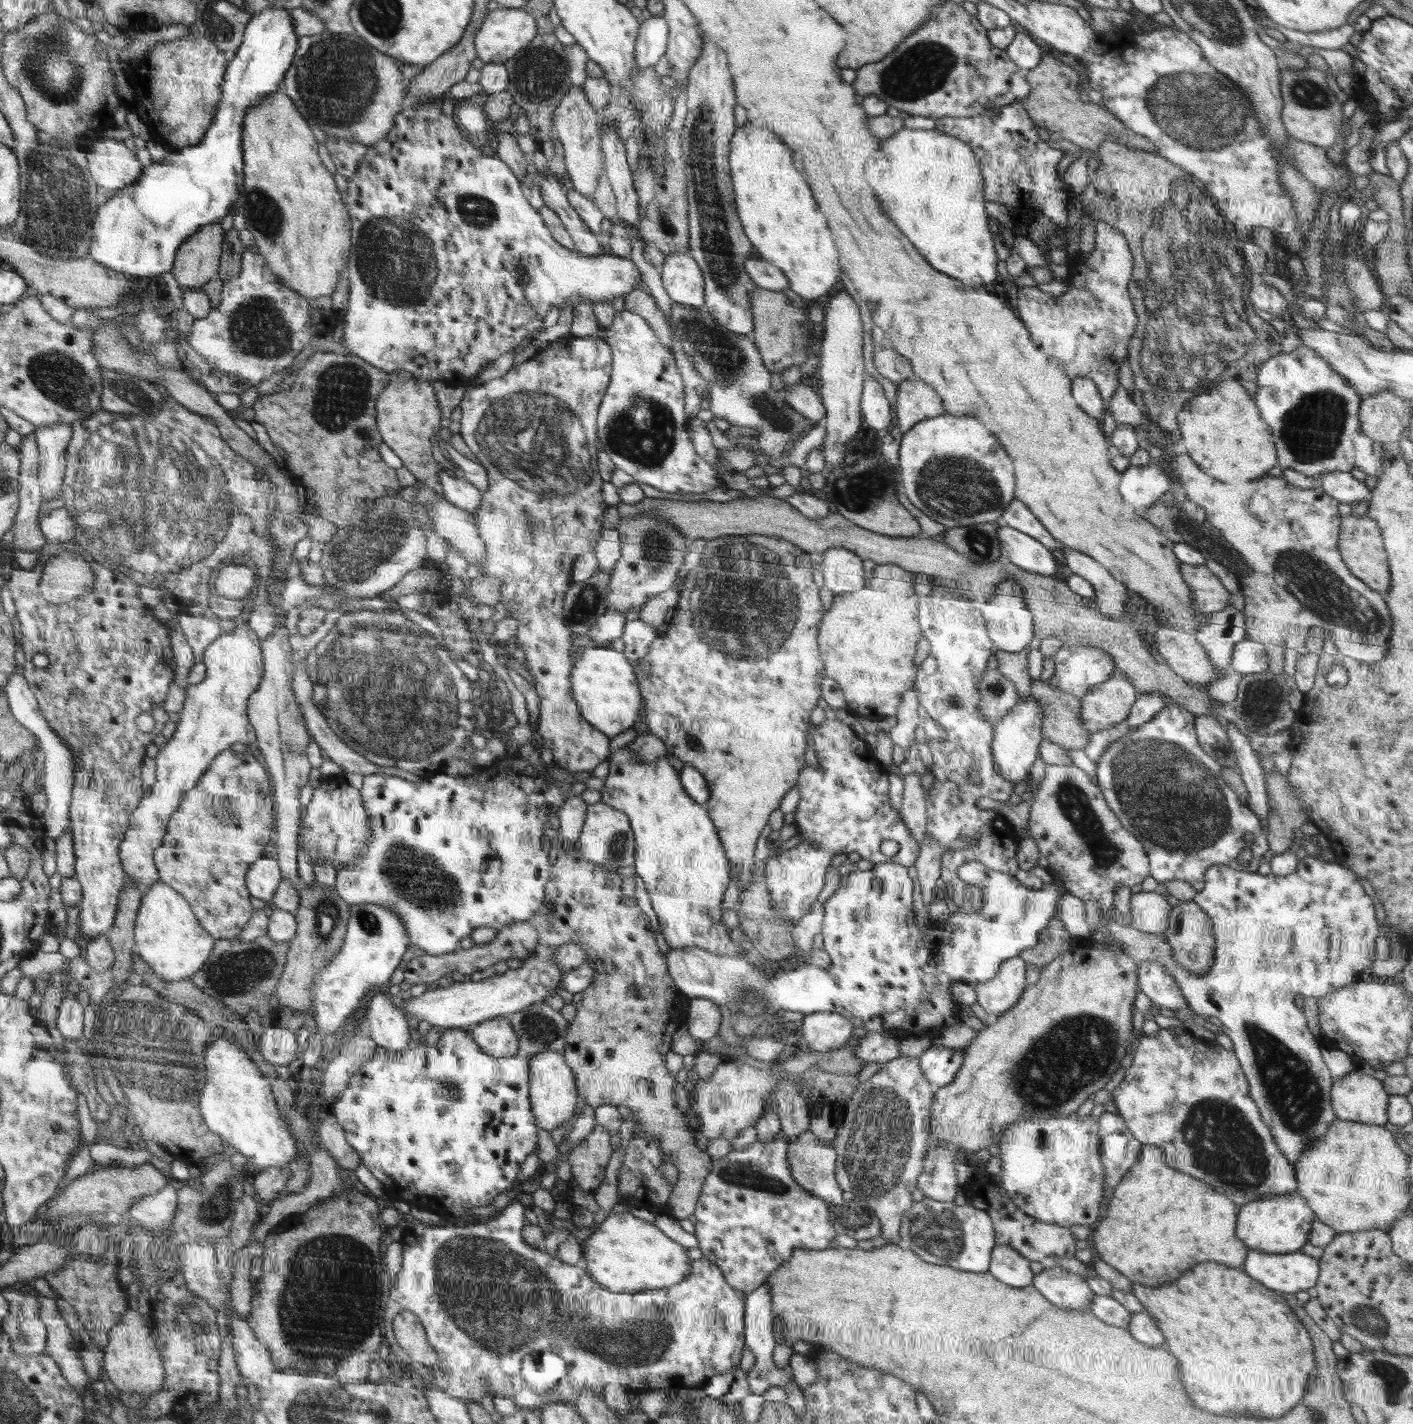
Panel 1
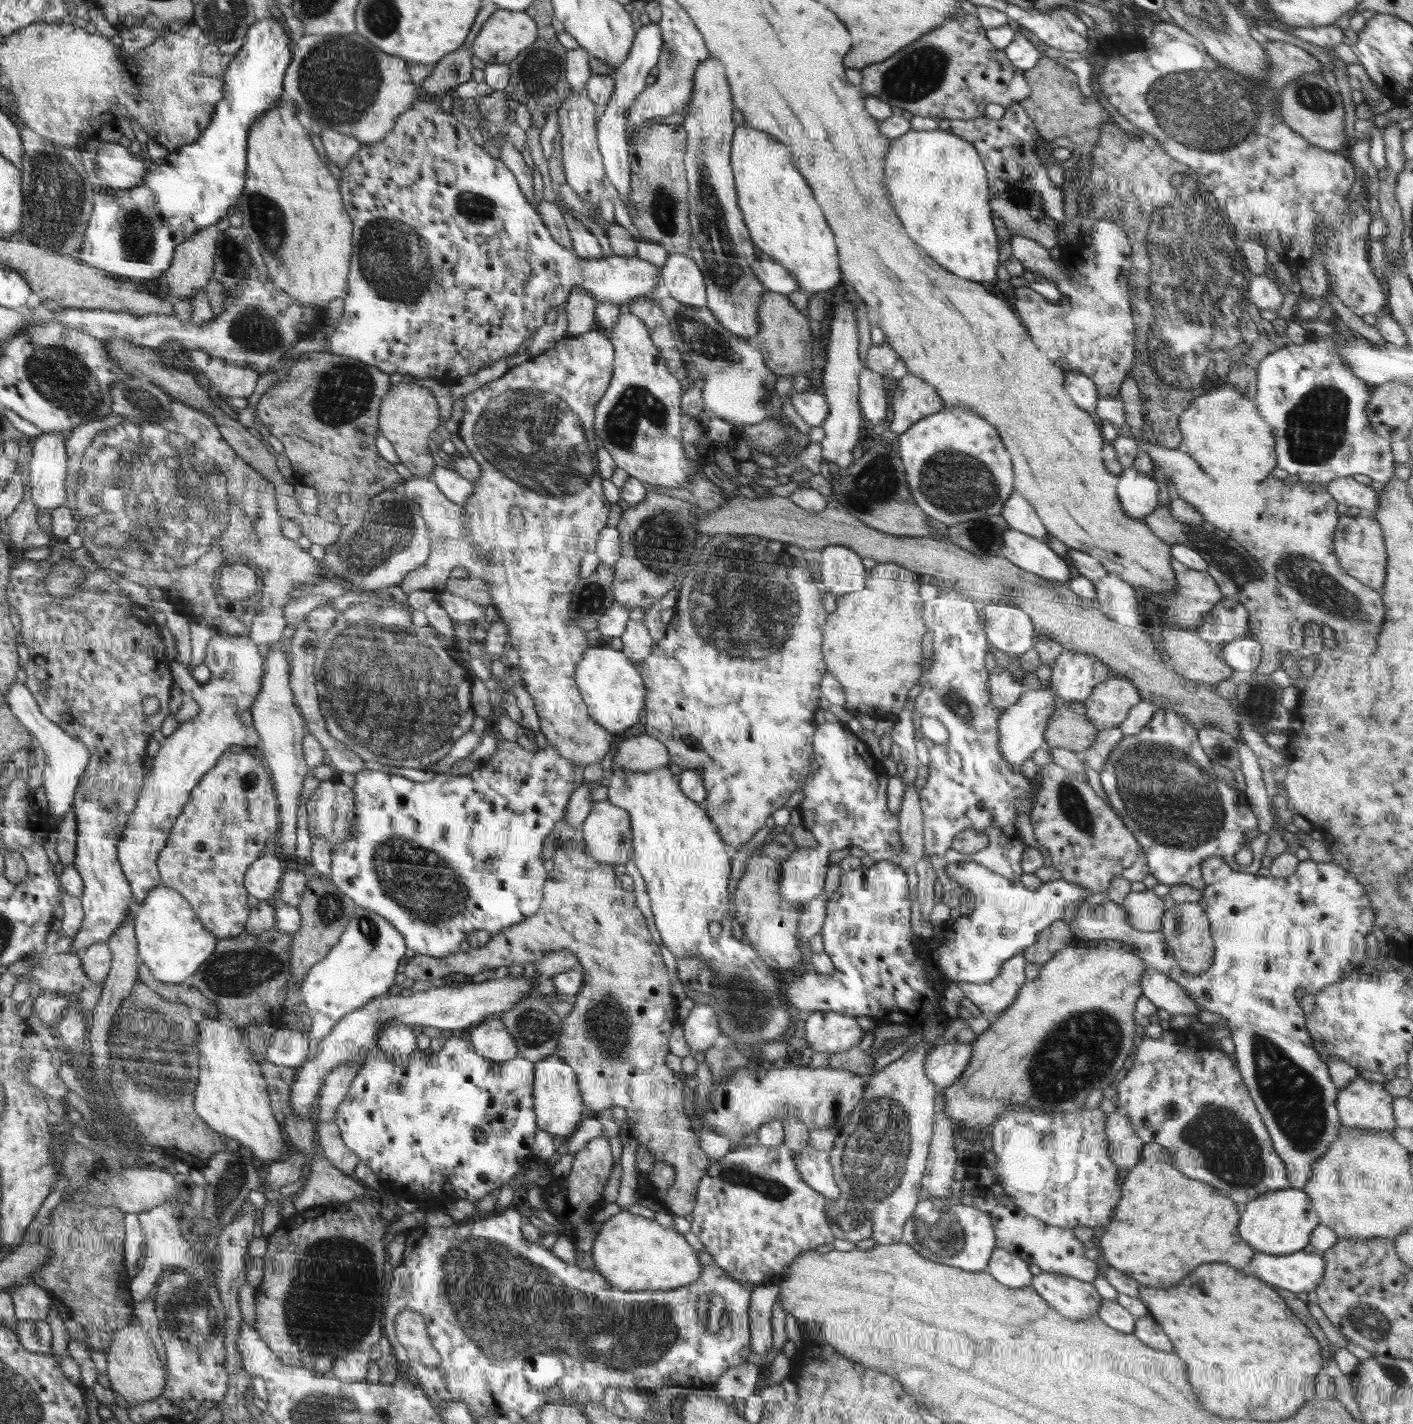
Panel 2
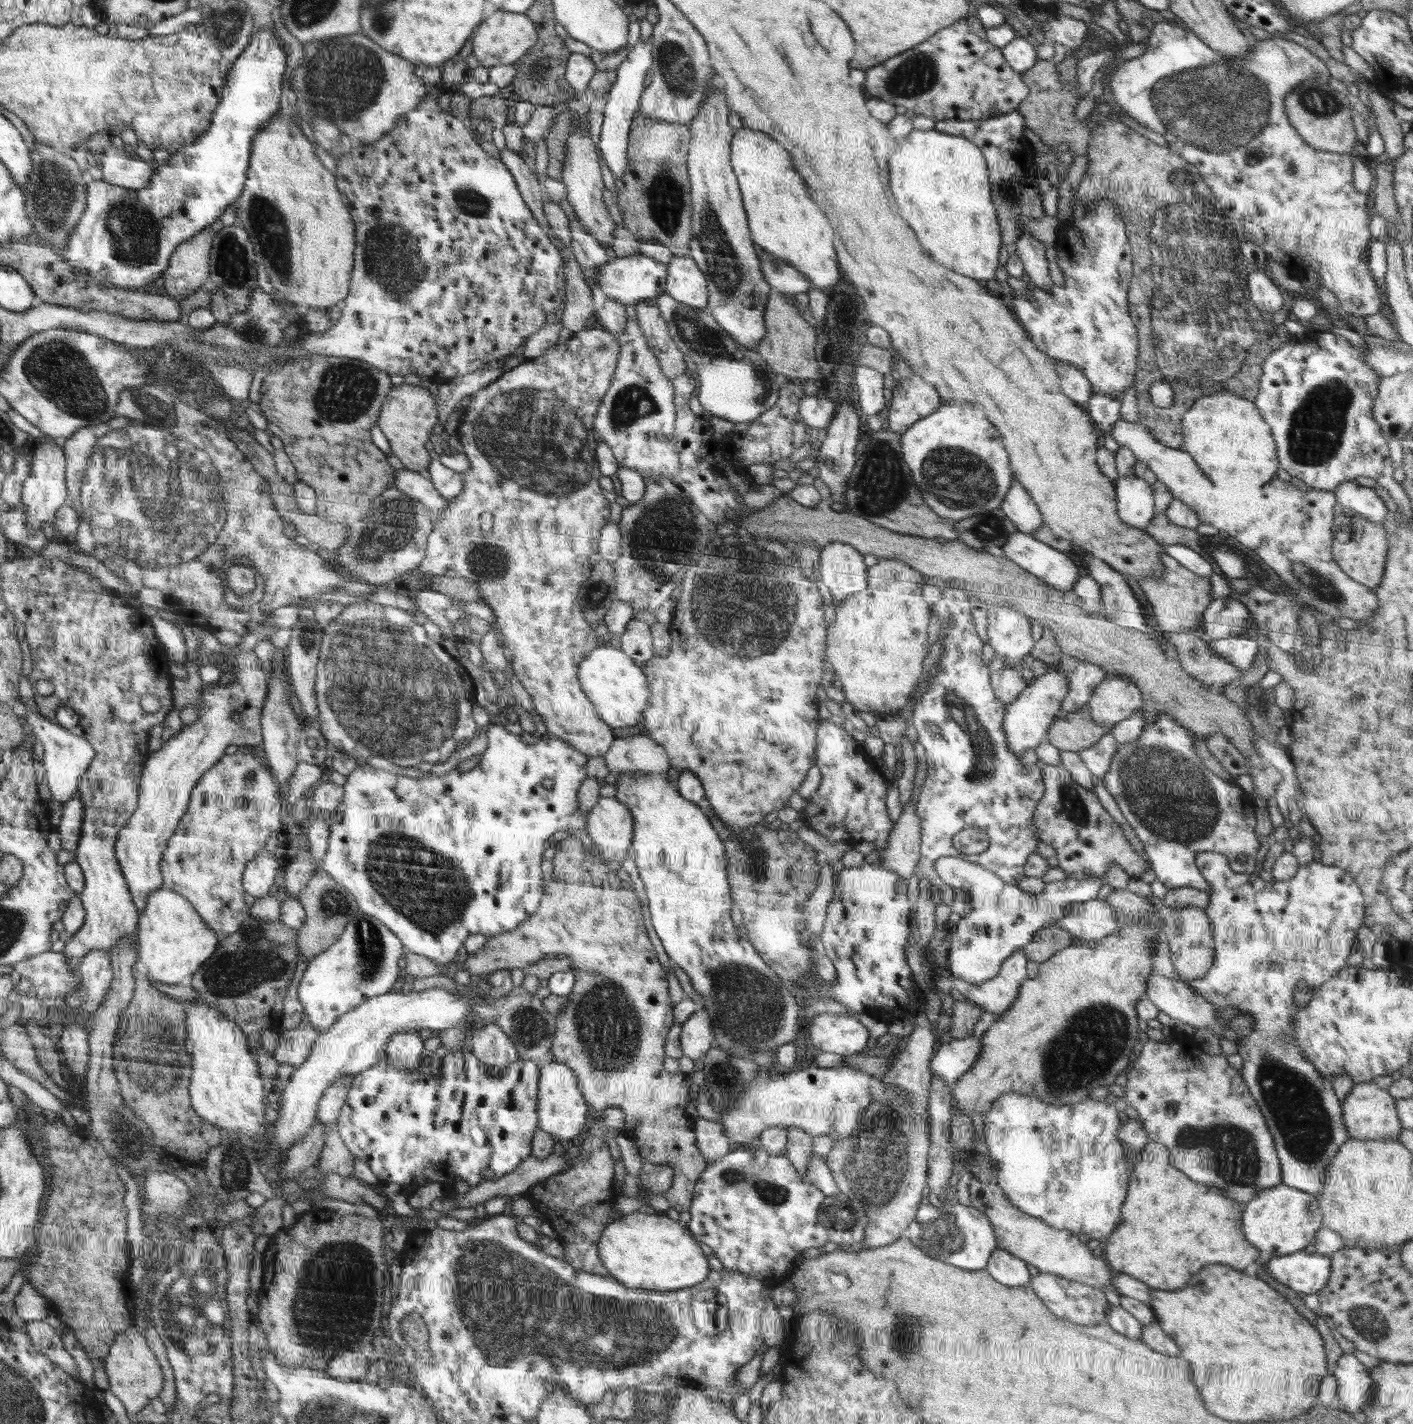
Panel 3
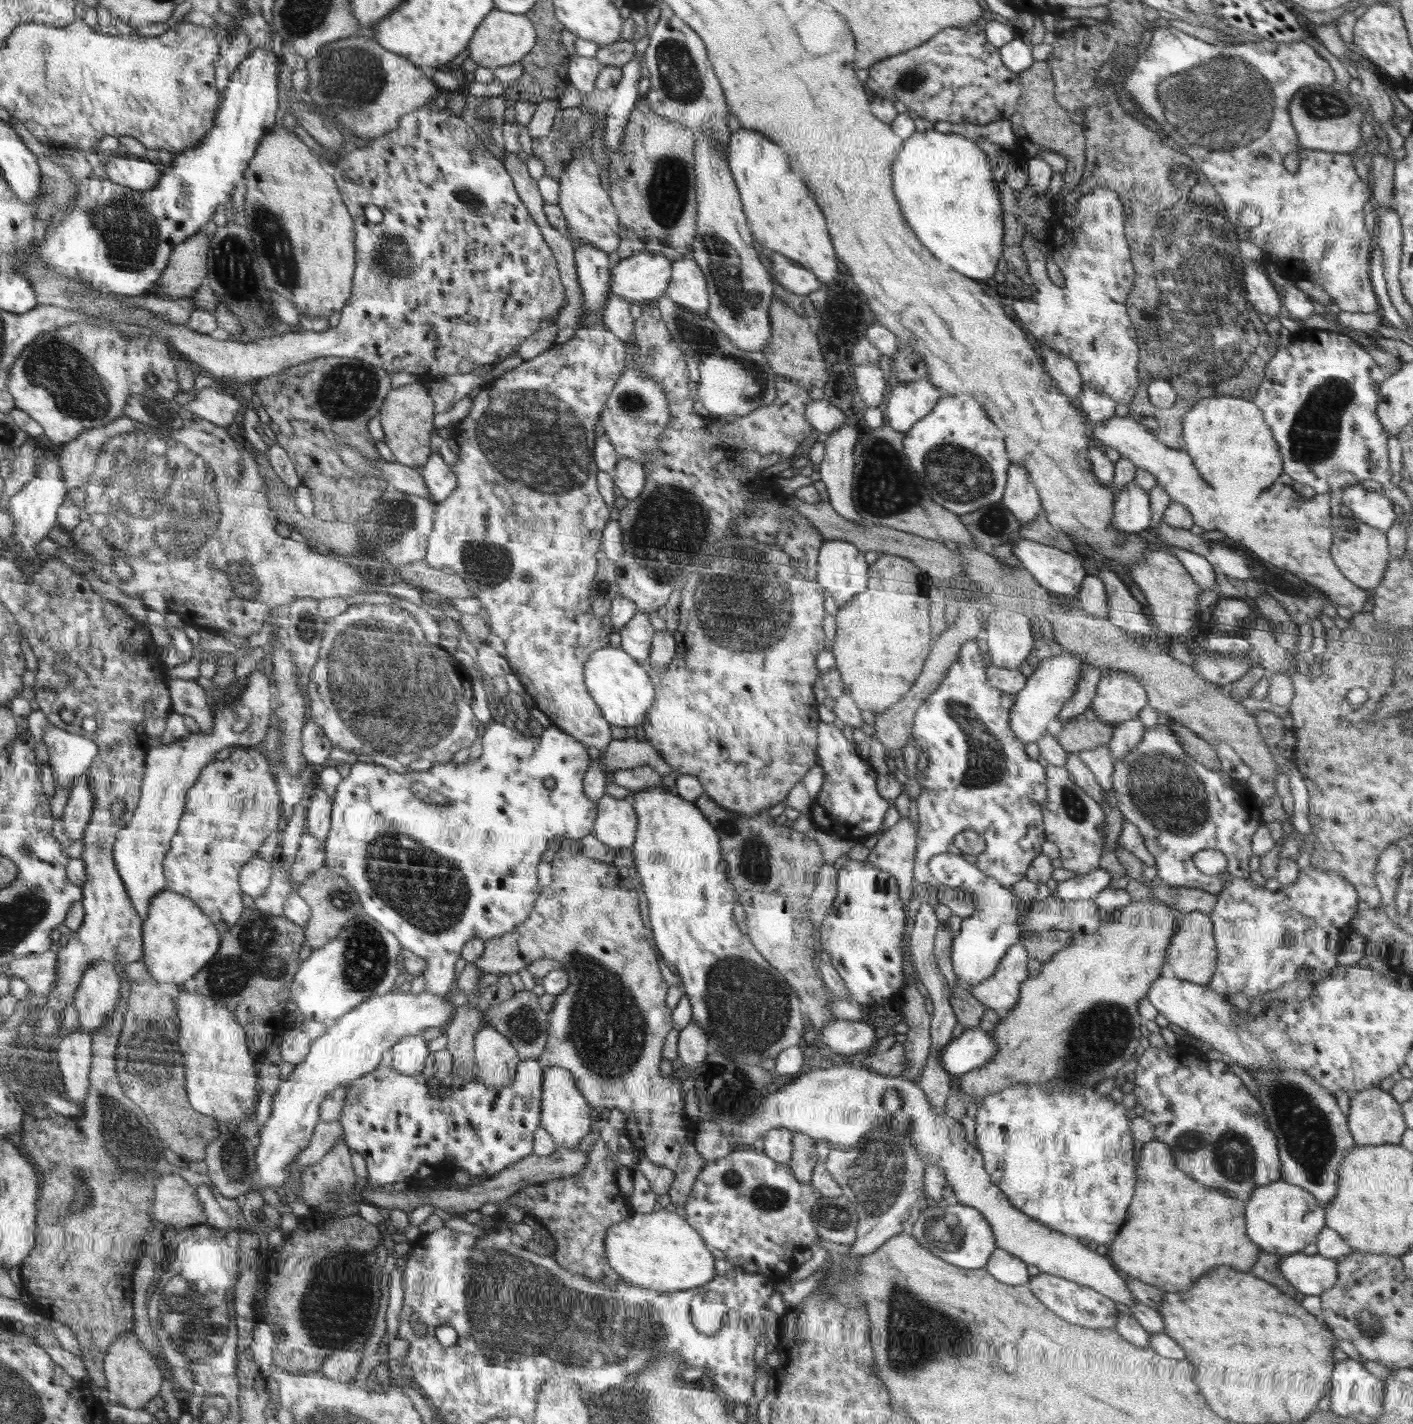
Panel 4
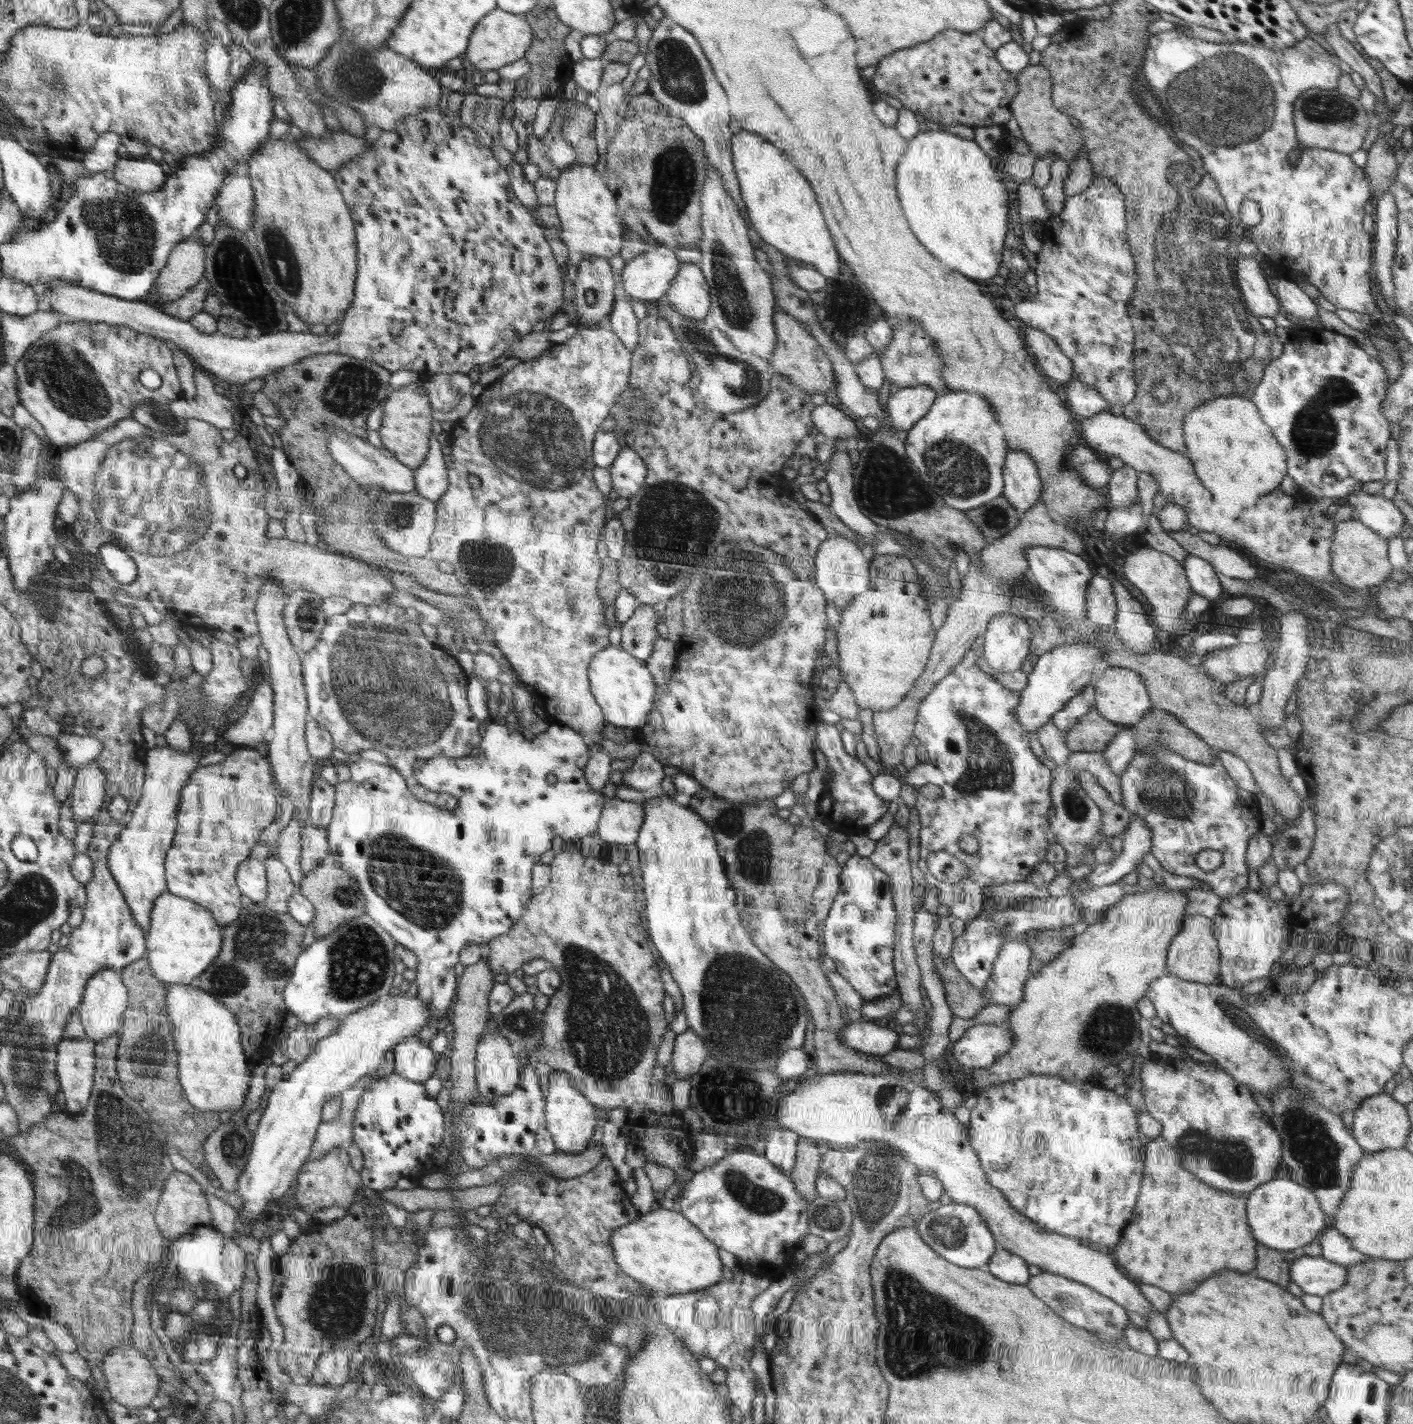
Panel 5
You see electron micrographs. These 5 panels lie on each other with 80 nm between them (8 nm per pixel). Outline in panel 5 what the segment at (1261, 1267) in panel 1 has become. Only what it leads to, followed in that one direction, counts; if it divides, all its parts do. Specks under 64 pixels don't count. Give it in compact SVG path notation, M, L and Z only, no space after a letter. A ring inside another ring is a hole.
M1304 1254L1291 1264L1289 1275L1304 1293L1323 1297L1346 1284L1347 1268L1322 1256Z

